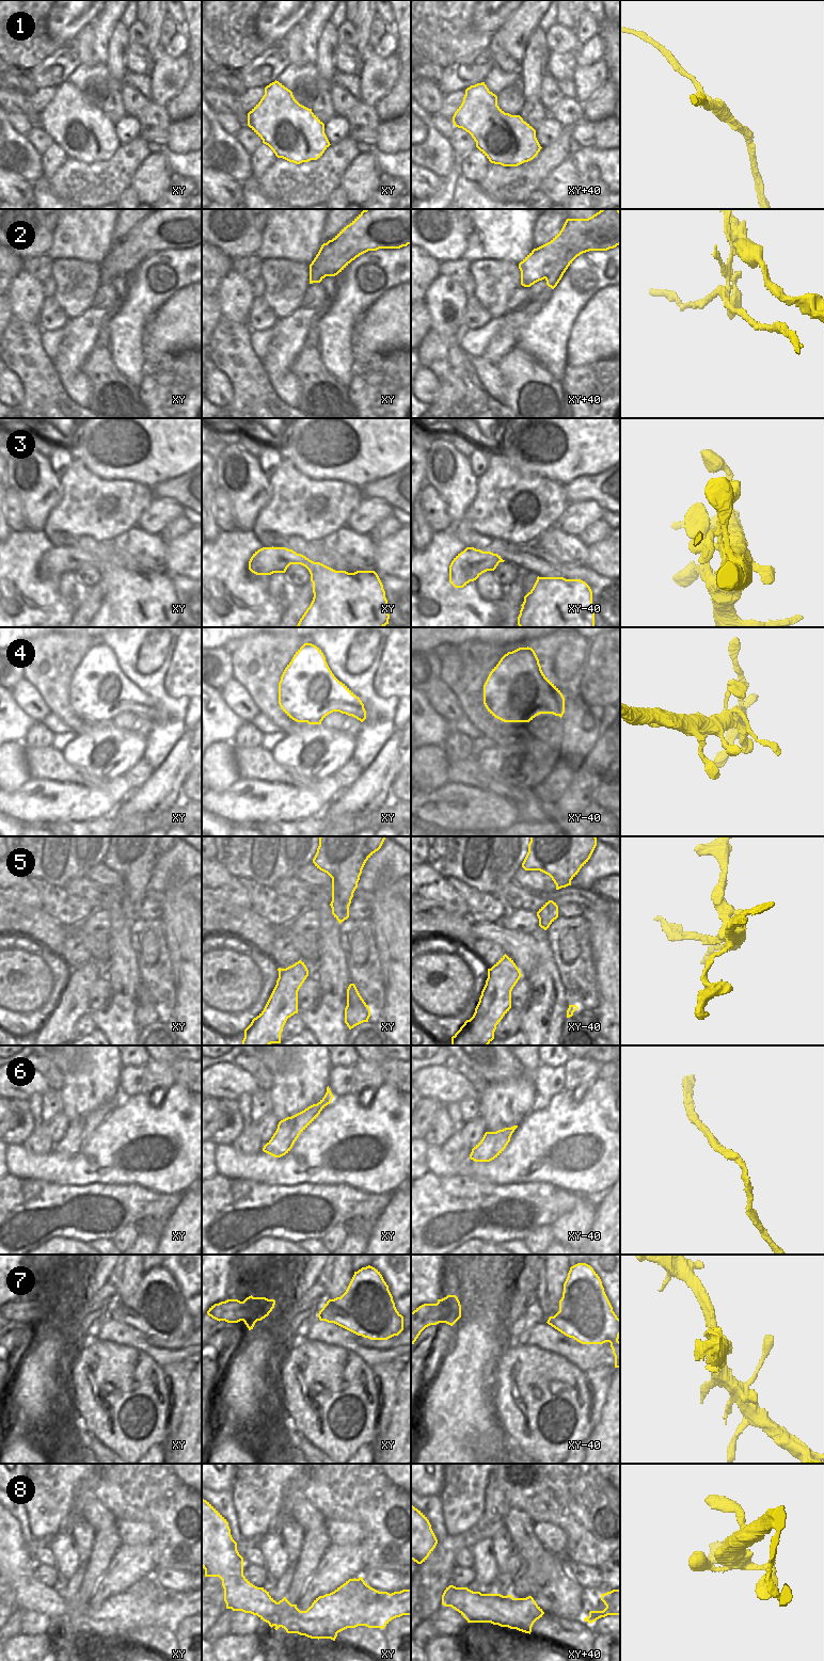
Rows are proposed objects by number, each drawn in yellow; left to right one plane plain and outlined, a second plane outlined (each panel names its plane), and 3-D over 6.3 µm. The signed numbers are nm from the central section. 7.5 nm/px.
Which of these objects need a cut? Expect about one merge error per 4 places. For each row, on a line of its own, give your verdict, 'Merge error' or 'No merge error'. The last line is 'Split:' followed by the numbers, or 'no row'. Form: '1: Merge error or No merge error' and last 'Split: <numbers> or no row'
1: No merge error
2: Merge error
3: No merge error
4: No merge error
5: Merge error
6: No merge error
7: Merge error
8: No merge error
Split: 2, 5, 7

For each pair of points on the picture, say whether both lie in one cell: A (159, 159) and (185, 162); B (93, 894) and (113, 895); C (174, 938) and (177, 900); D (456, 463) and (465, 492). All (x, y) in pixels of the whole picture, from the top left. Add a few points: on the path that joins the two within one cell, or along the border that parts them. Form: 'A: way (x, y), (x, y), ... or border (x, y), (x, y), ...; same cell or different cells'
A: border (152, 150), (163, 150), (171, 172); different cells
B: way (98, 895), (108, 895); same cell
C: way (177, 928), (177, 910); same cell
D: way (456, 470), (456, 482), (458, 484); same cell

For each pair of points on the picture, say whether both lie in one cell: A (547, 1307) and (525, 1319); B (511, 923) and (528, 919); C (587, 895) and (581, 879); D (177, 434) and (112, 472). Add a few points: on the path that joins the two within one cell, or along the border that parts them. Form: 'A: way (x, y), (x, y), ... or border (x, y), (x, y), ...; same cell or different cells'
A: border (537, 1304), (544, 1321); different cells
B: way (516, 921), (524, 921); same cell
C: border (571, 884), (589, 890); different cells
D: way (161, 447), (146, 461), (128, 468); same cell

